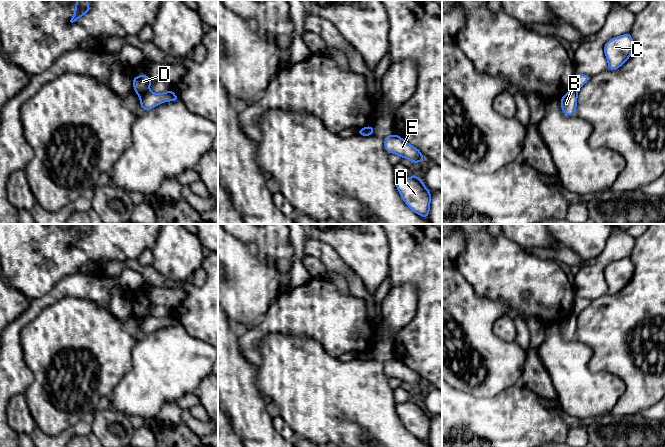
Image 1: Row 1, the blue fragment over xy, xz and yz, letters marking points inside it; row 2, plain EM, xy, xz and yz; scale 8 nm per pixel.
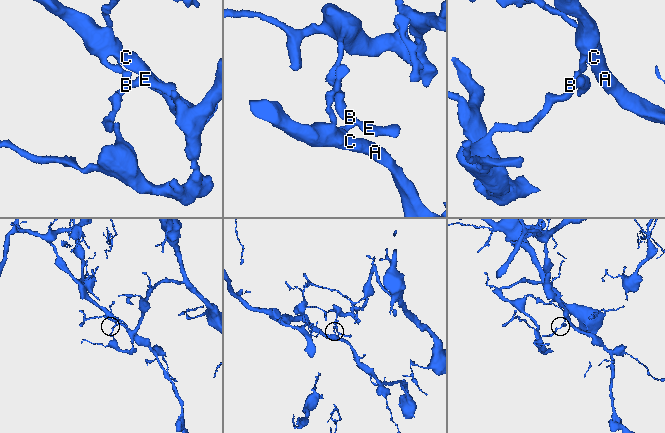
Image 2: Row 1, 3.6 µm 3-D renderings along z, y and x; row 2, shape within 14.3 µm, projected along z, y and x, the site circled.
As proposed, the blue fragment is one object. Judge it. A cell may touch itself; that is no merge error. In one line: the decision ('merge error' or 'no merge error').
merge error

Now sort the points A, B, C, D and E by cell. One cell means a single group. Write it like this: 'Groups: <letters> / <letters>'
Groups: A C D / B E

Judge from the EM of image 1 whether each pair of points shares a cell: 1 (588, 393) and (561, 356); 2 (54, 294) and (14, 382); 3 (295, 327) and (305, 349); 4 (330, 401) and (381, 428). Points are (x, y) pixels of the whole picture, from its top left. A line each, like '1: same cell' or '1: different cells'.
1: same cell
2: same cell
3: different cells
4: same cell

